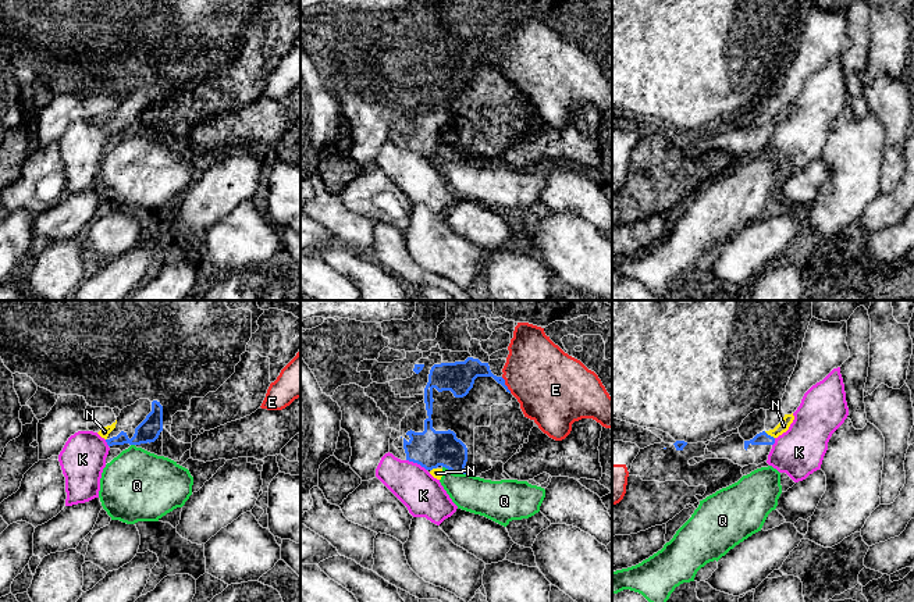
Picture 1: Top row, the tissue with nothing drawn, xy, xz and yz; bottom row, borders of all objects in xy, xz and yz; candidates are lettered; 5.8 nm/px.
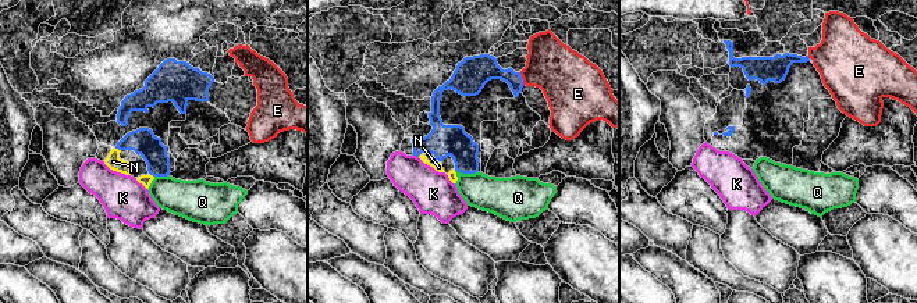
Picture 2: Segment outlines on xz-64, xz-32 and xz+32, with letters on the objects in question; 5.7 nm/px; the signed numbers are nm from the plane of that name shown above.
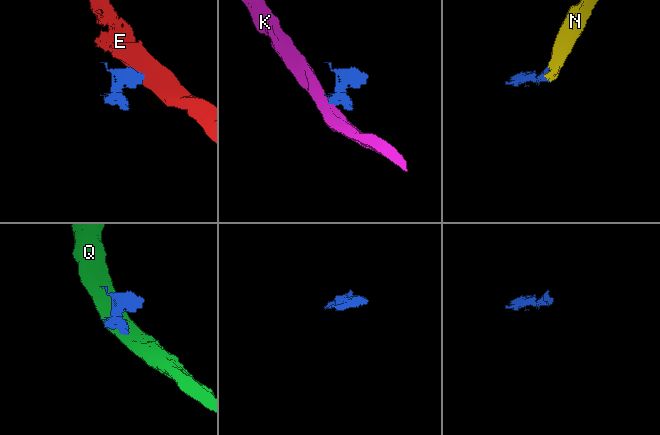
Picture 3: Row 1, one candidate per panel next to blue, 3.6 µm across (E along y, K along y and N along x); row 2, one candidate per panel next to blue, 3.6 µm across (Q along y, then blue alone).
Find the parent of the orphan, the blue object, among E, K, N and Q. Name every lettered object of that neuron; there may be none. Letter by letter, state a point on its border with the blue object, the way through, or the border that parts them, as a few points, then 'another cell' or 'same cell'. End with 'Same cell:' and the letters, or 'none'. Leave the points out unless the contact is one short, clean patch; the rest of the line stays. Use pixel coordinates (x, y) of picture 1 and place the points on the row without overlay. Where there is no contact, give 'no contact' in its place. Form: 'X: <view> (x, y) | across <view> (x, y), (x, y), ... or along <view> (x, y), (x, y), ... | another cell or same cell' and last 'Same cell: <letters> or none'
E: xz (505, 74) | along xz (501, 66), (511, 81) | another cell
K: xz (416, 150) | along xz (406, 148), (419, 152), (426, 159) | another cell
N: yz (770, 124) | same cell
Q: xz (455, 161) | along xz (443, 155), (455, 161), (468, 163) | another cell
Same cell: N

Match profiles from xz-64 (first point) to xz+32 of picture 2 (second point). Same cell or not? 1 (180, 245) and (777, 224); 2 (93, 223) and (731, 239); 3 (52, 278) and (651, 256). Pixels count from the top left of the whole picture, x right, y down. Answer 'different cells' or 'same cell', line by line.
1: same cell
2: different cells
3: same cell

